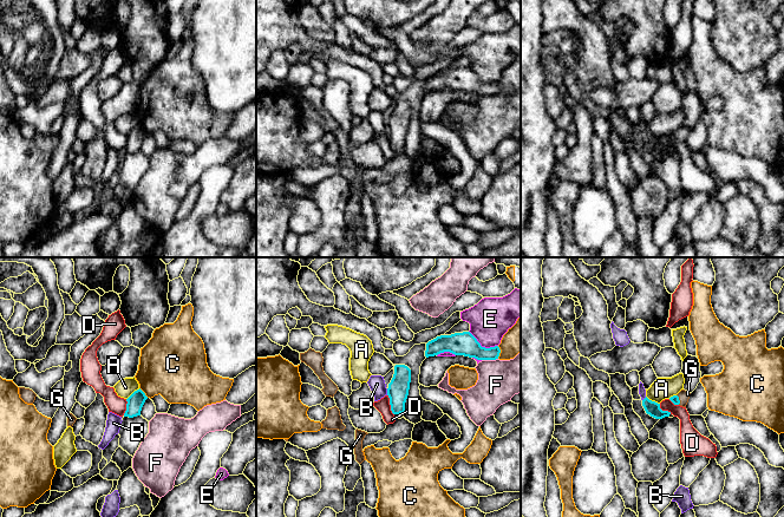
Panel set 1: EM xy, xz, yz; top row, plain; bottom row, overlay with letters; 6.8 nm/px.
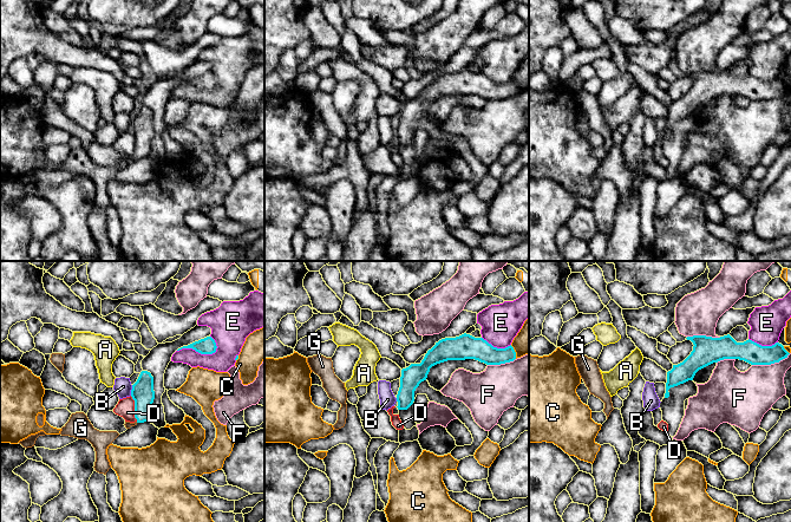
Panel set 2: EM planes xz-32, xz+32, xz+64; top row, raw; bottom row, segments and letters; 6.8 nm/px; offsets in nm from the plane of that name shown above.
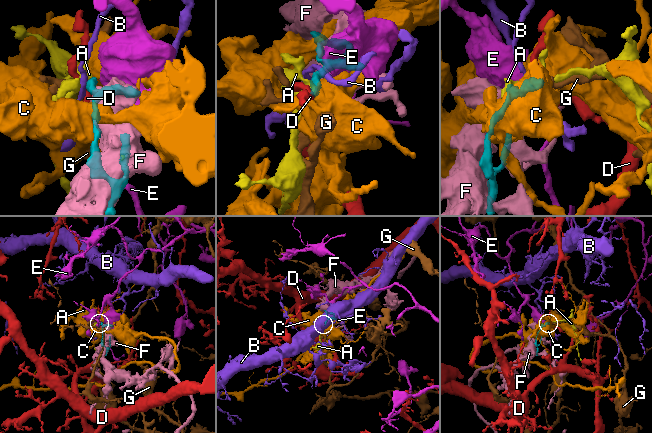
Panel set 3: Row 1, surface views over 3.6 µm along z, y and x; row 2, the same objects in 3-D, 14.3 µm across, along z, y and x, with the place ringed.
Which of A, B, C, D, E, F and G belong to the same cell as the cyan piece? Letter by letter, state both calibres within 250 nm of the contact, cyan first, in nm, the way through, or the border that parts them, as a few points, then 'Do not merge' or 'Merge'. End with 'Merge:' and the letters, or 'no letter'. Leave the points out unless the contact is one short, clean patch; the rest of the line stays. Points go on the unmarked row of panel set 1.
A: Thickness 100 nm (cyan) against 150 nm. Boundary: yz (646, 131), (659, 139). Do not merge
B: Thickness 140 nm (cyan) against 110 nm. Do not merge
C: Thickness 160 nm (cyan) against 190 nm. Do not merge
D: Thickness 140 nm (cyan) against 90 nm. Boundary: xz (387, 130), (390, 145), (393, 150). Do not merge
E: Thickness 160 nm (cyan) against 280 nm. Do not merge
F: Thickness 160 nm (cyan) against 280 nm. Do not merge
G: Thickness 60 nm (cyan) against 80 nm. Path across: yz (674, 135), (678, 135), (684, 131). Merge
Merge: G

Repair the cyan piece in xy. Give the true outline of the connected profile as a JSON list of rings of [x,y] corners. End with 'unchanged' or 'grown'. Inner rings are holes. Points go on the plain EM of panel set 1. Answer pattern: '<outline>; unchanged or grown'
[[[141,124],[135,126],[126,135],[128,139],[126,139],[126,146],[124,149],[124,152],[133,153],[133,152],[141,151],[142,143],[146,135],[148,132]]]; unchanged

